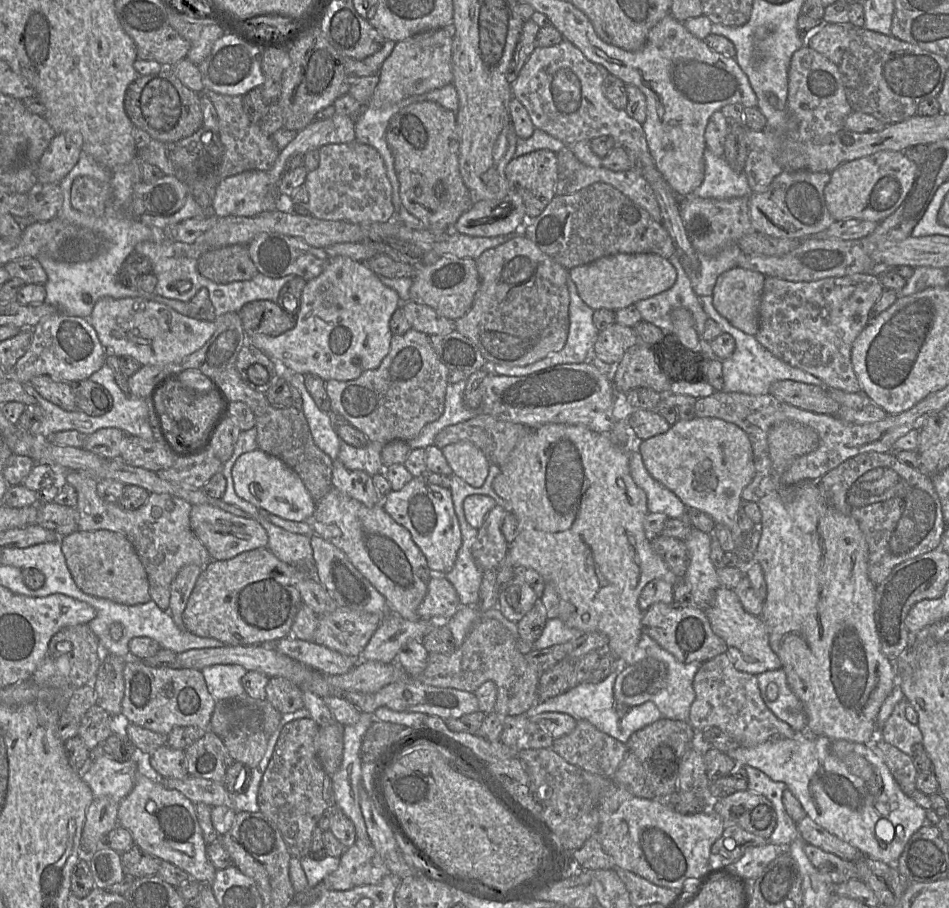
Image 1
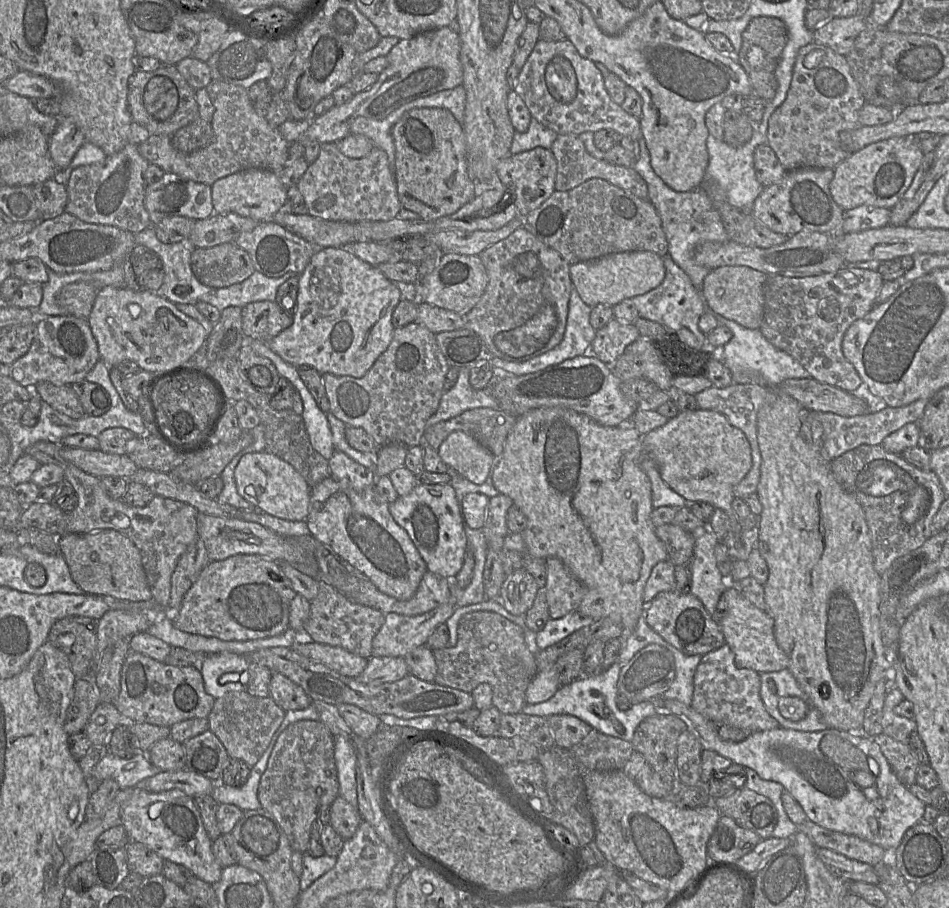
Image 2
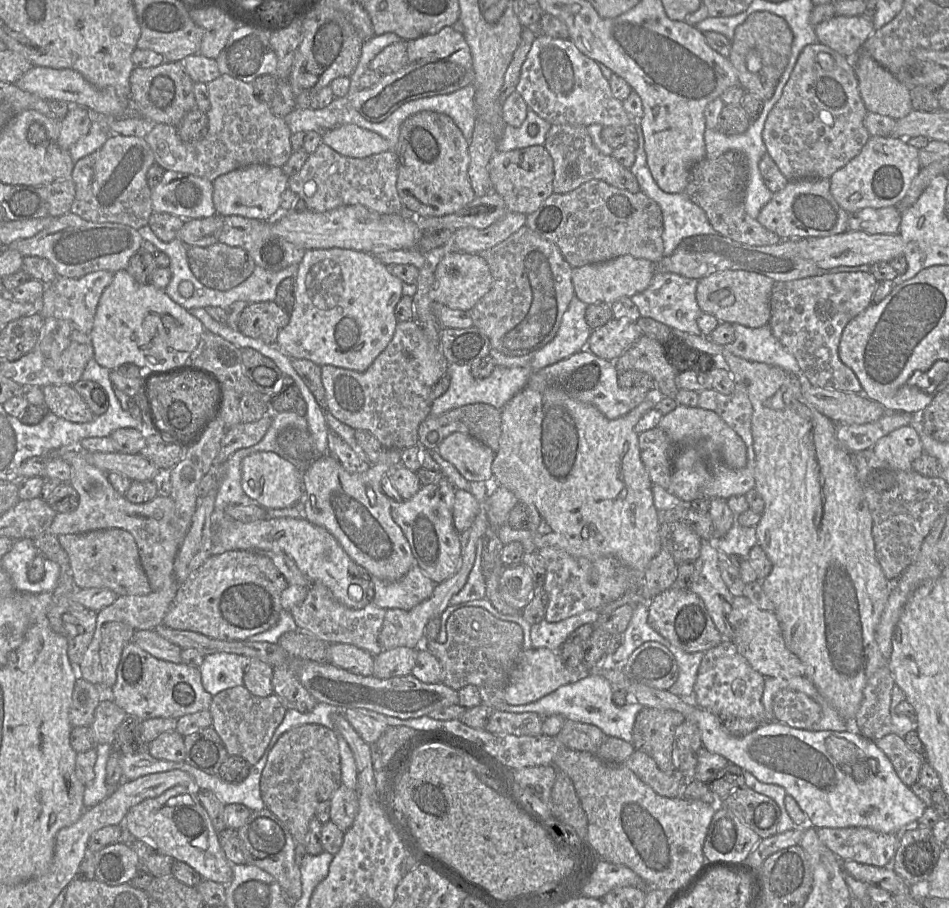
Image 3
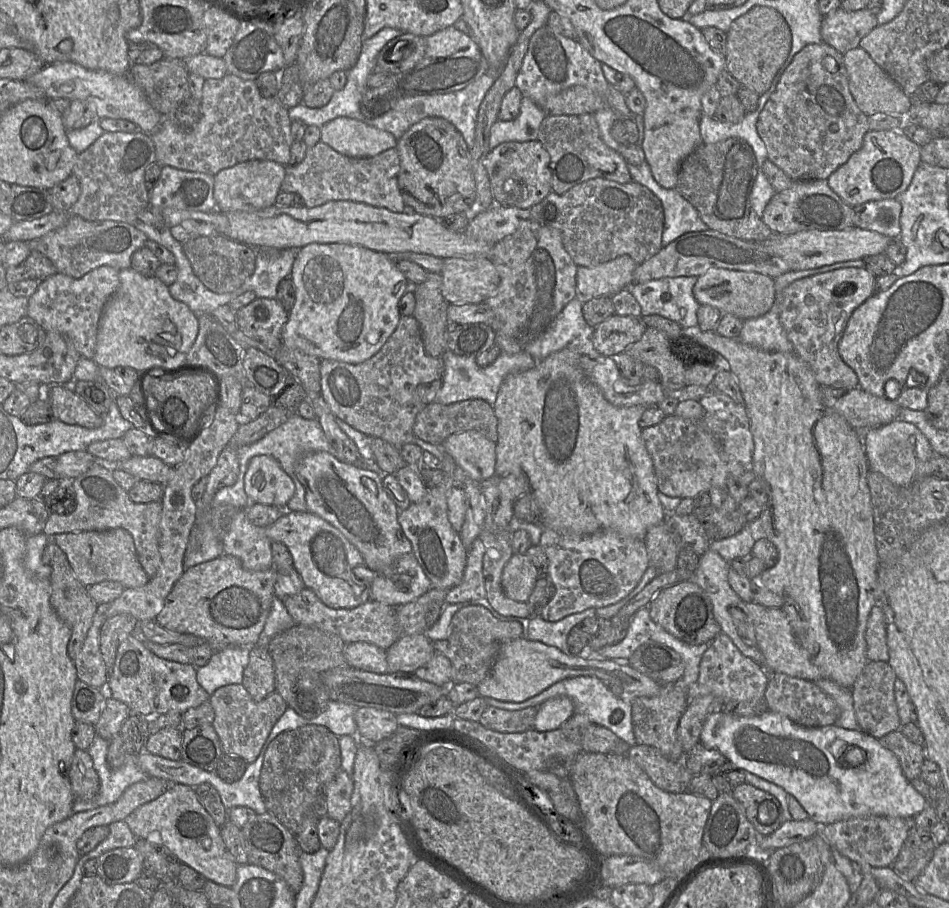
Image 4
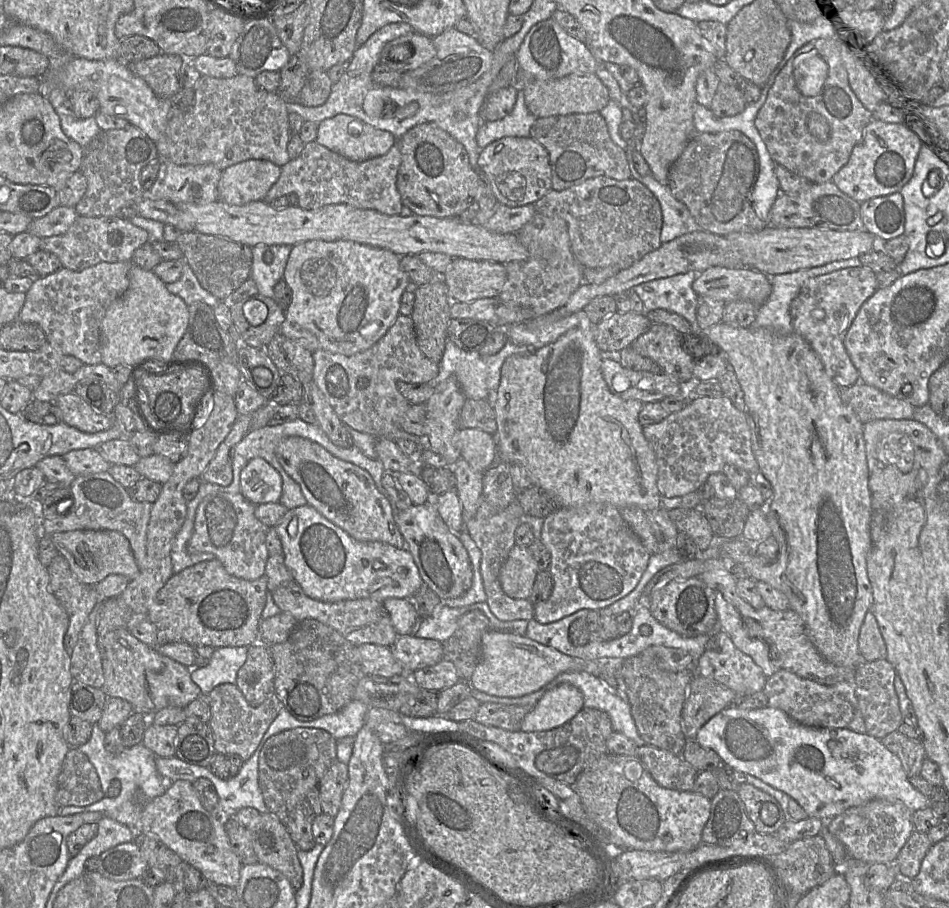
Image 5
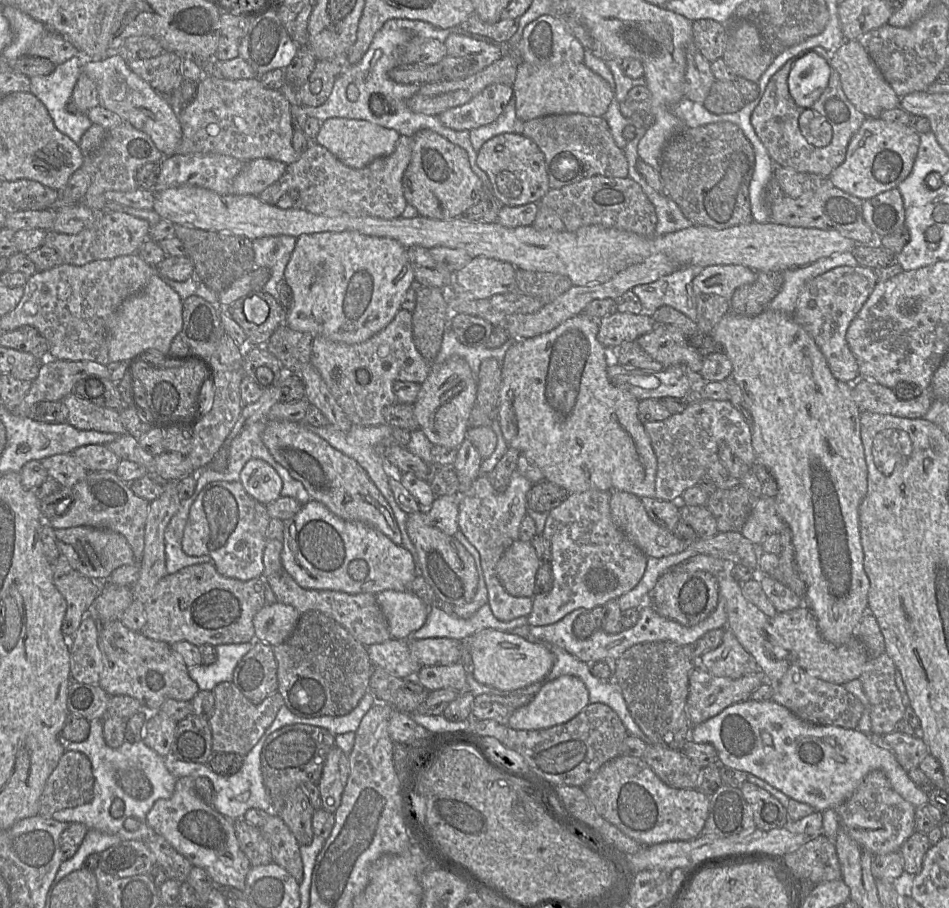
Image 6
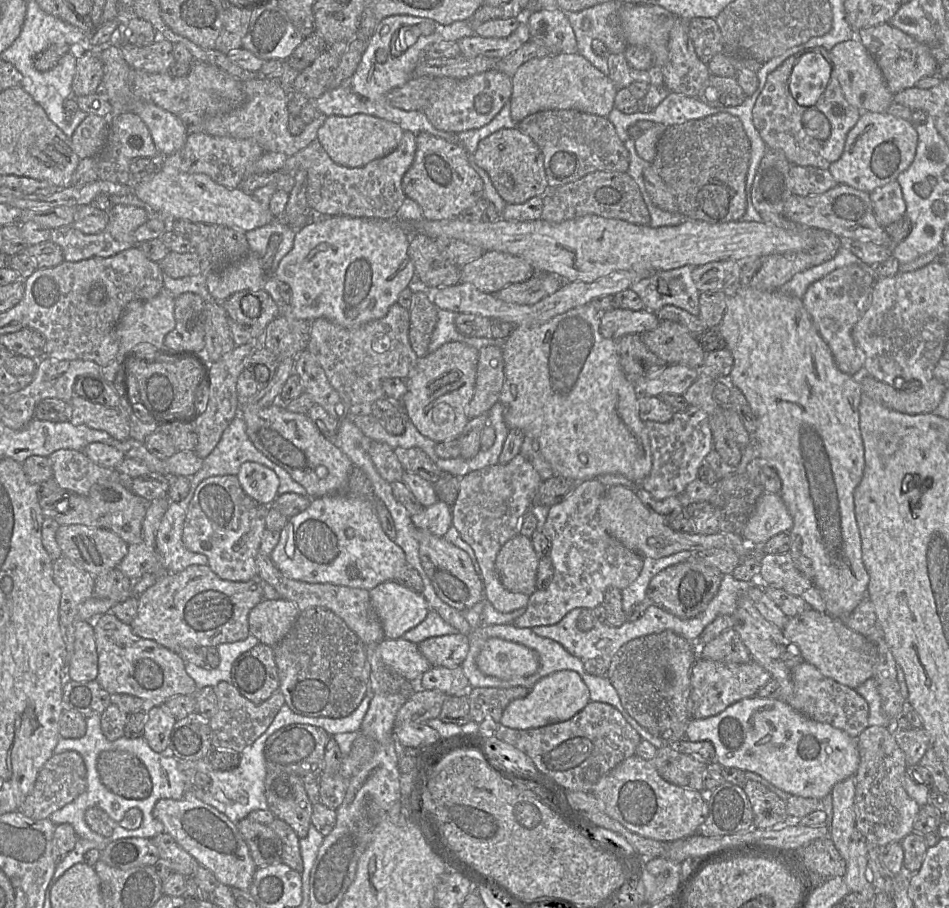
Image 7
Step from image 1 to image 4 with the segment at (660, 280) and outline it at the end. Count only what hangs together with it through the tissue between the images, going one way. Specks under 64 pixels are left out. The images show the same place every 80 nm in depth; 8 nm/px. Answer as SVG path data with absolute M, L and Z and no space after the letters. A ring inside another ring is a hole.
M623 255L595 267L578 267L576 297L612 297L628 289L634 283L633 273L637 266L631 257Z

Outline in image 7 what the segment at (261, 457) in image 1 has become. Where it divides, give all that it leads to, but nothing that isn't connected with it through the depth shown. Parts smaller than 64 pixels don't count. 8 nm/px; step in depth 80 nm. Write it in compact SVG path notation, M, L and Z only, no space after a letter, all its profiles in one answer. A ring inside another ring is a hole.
M244 462L237 474L243 491L262 505L271 505L279 496L280 480L276 473L257 462Z

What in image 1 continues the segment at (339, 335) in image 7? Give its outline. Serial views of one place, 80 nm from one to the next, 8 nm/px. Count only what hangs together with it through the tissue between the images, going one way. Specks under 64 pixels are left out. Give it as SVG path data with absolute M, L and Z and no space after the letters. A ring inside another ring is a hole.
M413 328L403 335L393 335L390 351L377 368L363 372L354 380L325 381L326 391L331 402L330 414L343 417L353 427L362 431L369 442L386 444L391 440L408 441L418 436L426 425L438 420L443 414L450 372L439 360L429 337Z

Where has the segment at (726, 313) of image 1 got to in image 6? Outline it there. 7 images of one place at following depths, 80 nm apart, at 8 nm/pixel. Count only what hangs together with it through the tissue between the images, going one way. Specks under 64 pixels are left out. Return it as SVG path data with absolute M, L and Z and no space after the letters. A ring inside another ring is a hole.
M742 265L707 266L693 279L693 287L697 294L716 294L730 299L736 289L754 283L757 273Z

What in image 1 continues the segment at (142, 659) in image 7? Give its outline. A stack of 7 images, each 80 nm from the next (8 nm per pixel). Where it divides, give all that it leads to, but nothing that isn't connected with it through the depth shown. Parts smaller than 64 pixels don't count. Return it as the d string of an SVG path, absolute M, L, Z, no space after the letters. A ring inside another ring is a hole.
M133 657L126 660L125 692L121 721L131 722L150 731L168 736L176 727L195 726L210 730L217 701L209 693L203 673L195 669L154 668Z

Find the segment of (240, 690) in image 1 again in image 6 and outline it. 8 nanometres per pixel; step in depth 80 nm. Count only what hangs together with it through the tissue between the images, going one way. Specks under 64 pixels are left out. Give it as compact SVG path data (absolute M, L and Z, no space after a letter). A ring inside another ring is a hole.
M253 642L214 647L217 651L215 663L188 668L190 678L197 683L200 690L213 691L221 682L233 682L234 669L241 658L252 649Z

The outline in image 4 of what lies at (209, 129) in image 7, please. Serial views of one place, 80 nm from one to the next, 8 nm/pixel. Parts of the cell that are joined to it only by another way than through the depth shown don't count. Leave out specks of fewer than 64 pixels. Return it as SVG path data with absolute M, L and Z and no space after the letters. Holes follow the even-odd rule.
M232 74L220 79L206 79L200 110L200 121L188 132L180 129L172 118L162 120L158 129L150 135L157 163L213 176L223 169L251 160L269 160L288 165L293 143L288 109L276 97L263 97L255 81Z

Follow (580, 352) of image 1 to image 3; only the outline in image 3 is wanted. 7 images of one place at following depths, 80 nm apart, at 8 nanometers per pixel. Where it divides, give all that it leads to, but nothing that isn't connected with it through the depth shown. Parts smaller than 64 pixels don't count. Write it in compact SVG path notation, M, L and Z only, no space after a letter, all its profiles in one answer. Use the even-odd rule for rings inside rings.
M574 295L567 311L563 315L556 336L534 353L510 357L492 348L490 356L495 366L523 367L537 372L577 352L583 351L587 347L592 332L585 319L587 306Z

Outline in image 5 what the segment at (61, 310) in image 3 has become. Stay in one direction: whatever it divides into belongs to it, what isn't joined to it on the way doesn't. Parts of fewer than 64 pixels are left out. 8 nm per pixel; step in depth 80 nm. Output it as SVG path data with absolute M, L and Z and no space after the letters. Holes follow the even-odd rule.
M101 262L81 271L64 267L34 279L26 292L18 320L39 325L46 340L66 356L73 356L84 364L101 363L100 326L107 308L129 286L128 272L133 262Z

